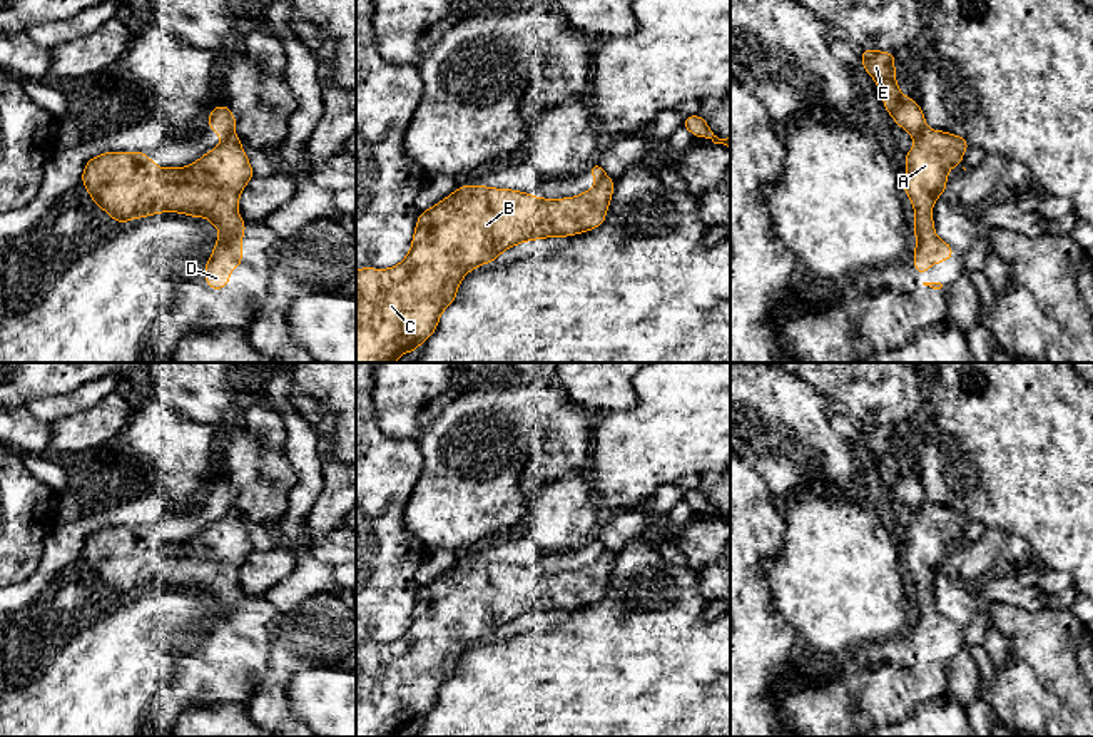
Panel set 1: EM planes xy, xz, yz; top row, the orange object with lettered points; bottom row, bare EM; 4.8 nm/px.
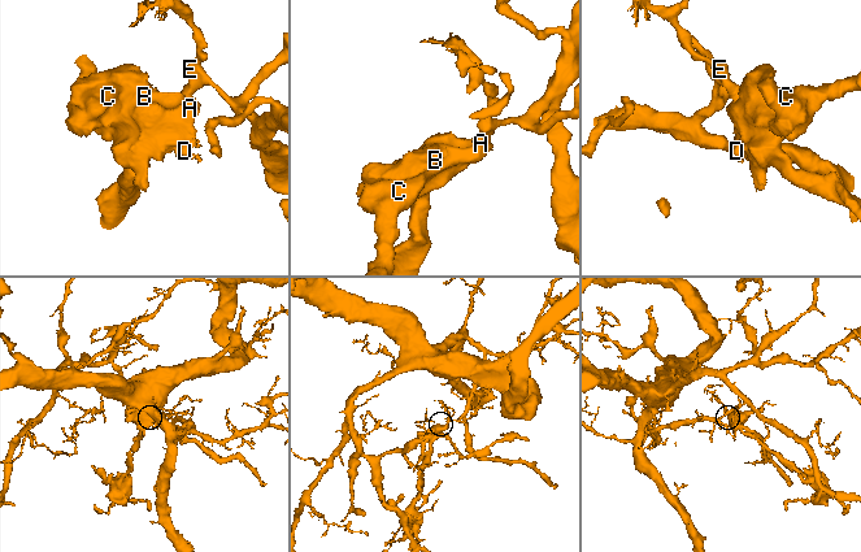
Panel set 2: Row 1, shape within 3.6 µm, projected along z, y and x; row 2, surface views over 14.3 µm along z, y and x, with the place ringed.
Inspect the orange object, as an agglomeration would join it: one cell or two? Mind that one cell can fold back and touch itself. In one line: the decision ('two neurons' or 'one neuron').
two neurons

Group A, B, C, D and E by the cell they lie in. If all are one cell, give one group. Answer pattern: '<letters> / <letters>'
A B C D / E

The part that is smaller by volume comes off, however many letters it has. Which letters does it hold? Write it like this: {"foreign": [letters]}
{"foreign": ["A", "B", "C", "D"]}

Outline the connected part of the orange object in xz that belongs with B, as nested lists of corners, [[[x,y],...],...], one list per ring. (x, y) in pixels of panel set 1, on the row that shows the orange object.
[[[608,175],[587,192],[567,199],[540,199],[511,189],[461,186],[435,207],[419,212],[411,249],[401,264],[391,269],[356,271],[356,363],[394,363],[401,354],[416,351],[436,331],[440,314],[456,299],[460,281],[473,267],[495,261],[503,251],[525,241],[565,237],[602,226],[612,192],[613,179]]]

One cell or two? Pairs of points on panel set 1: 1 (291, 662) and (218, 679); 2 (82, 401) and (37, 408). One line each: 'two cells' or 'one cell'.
1: two cells
2: one cell

